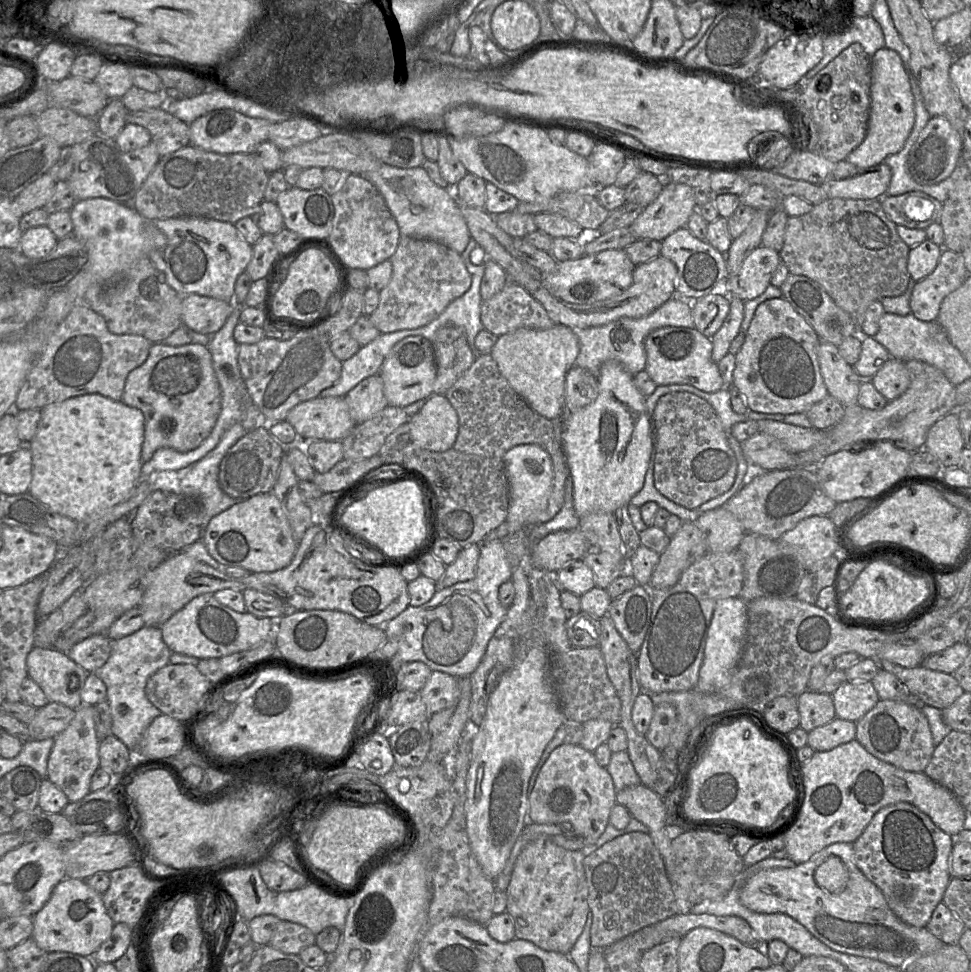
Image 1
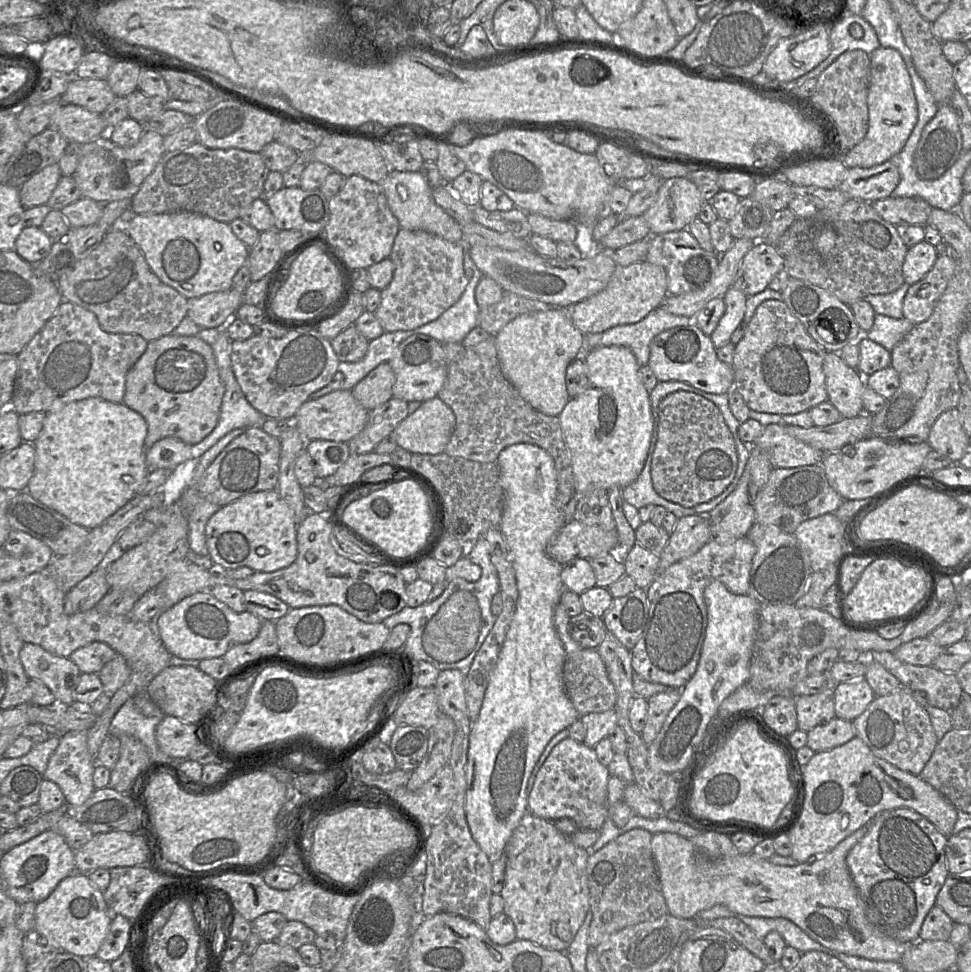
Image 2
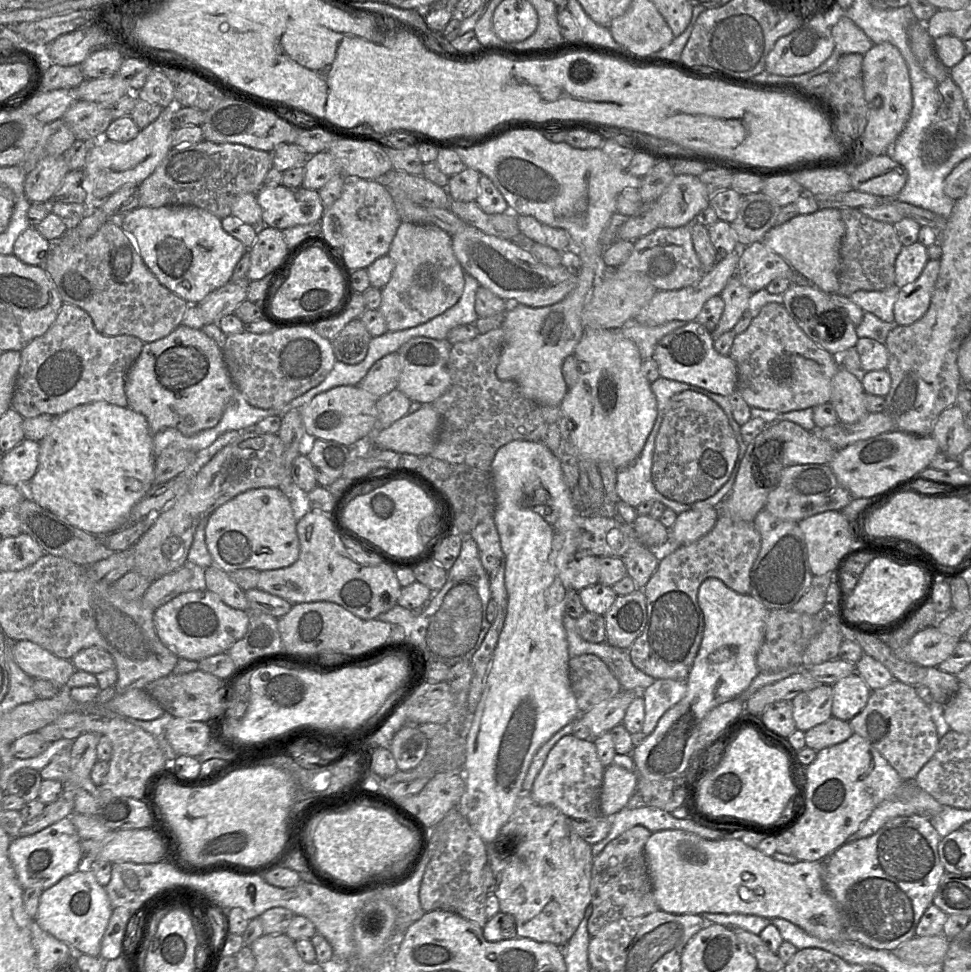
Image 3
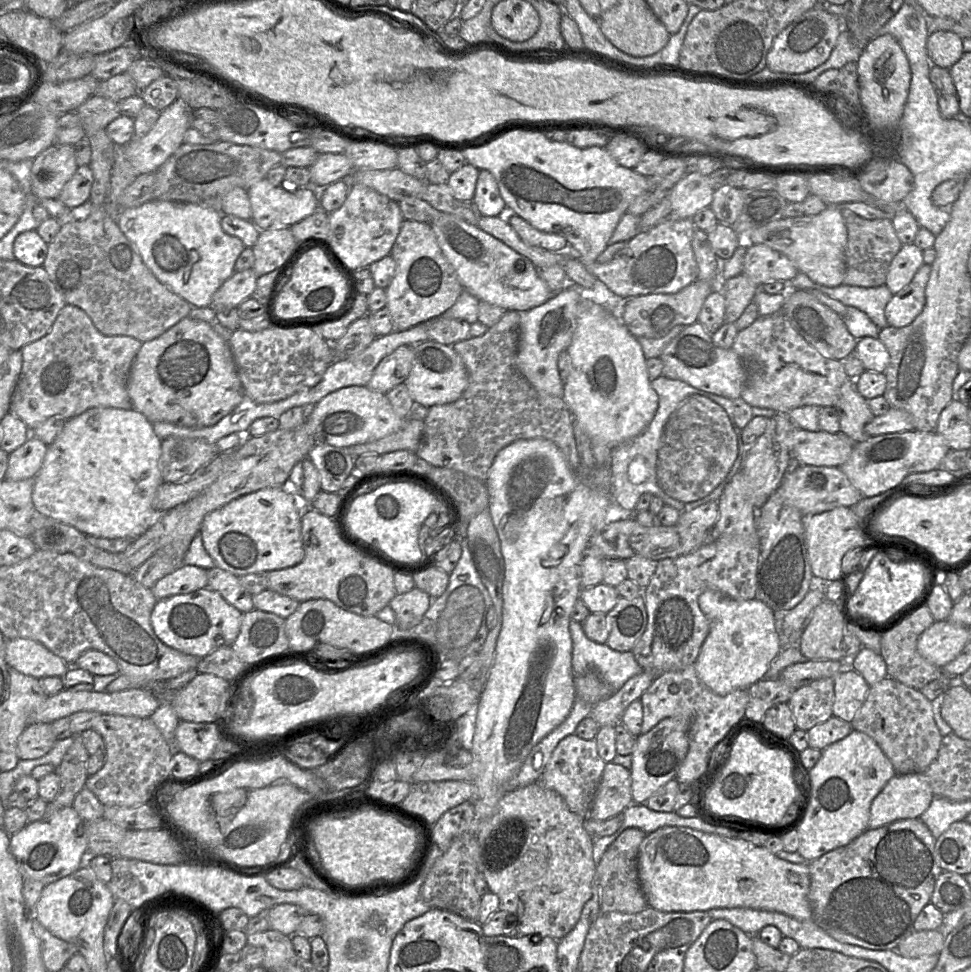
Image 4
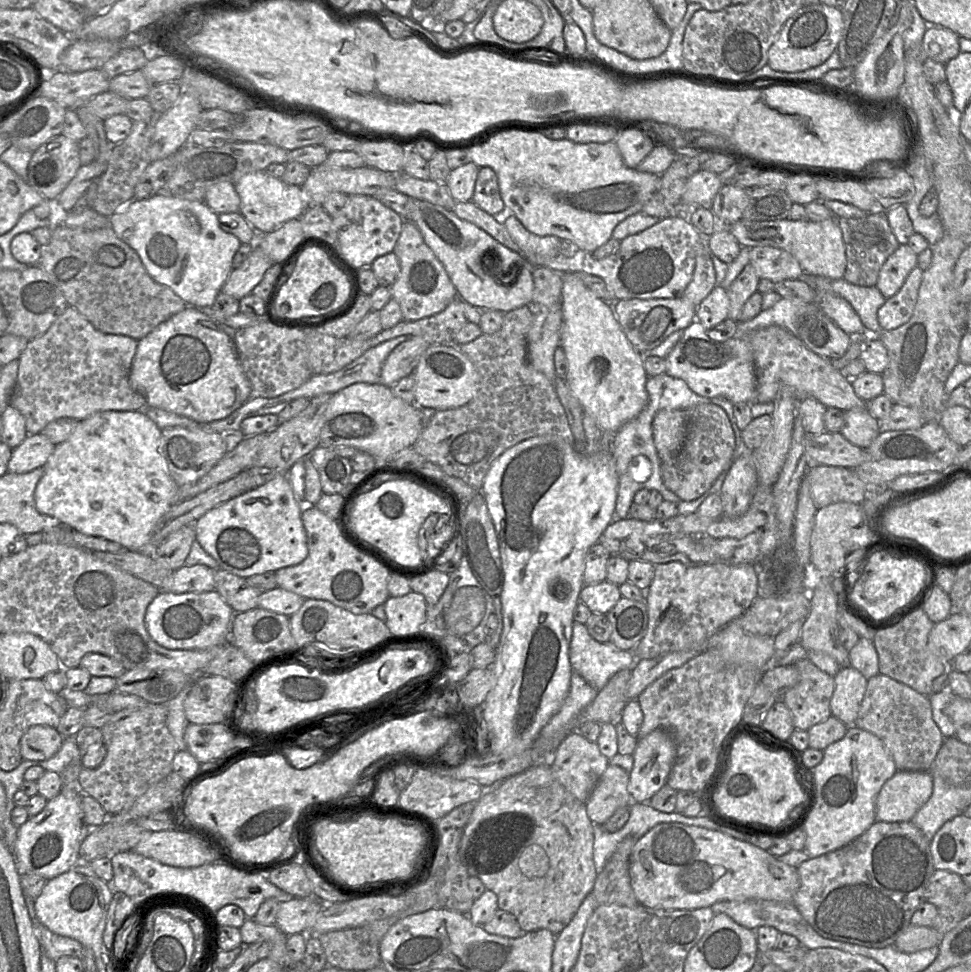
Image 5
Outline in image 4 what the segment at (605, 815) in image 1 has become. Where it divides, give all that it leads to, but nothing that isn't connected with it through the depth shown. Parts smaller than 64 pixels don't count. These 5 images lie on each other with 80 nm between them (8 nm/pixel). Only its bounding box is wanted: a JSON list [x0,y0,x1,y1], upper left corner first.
[540,734,606,817]

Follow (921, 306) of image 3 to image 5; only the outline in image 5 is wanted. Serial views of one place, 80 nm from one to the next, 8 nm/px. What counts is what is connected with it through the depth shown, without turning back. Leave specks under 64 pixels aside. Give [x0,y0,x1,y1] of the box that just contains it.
[877,266,924,330]

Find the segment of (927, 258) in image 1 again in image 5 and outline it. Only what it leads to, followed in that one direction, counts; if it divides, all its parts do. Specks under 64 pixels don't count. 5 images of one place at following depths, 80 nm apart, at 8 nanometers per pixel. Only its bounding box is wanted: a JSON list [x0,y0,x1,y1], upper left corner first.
[876,244,918,299]

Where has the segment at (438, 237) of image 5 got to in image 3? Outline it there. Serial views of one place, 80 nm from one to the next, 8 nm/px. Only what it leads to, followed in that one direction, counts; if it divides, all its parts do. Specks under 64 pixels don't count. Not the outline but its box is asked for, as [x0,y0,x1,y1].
[452,225,578,307]

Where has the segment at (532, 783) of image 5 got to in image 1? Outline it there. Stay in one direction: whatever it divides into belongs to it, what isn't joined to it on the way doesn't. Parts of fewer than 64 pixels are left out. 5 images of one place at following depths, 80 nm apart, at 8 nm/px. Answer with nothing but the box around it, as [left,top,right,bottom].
[506,835,590,955]

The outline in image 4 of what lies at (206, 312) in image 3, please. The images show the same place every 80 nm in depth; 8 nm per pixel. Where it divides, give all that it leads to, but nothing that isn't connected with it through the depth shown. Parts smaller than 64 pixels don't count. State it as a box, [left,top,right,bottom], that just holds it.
[211,268,258,308]

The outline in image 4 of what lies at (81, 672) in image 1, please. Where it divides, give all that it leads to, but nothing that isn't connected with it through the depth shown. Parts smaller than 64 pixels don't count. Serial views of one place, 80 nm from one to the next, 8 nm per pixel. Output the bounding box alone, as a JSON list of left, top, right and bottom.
[5,638,69,679]

